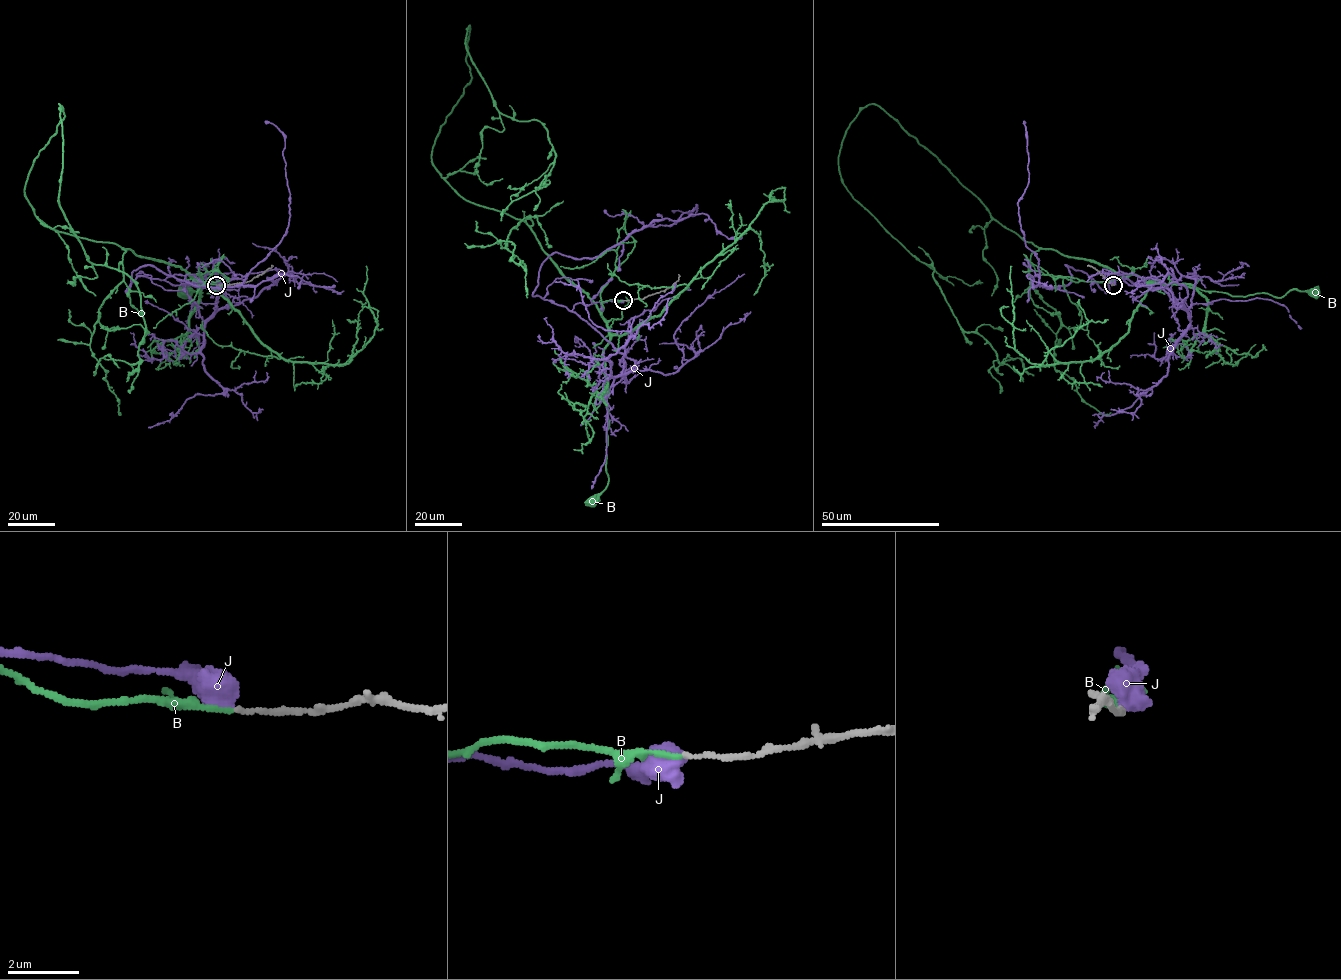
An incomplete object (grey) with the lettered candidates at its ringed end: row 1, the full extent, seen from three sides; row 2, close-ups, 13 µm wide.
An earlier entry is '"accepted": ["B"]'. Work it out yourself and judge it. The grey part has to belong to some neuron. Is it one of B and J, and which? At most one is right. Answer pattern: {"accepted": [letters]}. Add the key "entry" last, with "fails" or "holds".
{"accepted": ["B"], "entry": "holds"}

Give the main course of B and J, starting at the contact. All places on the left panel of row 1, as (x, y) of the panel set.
B: (216, 284), (203, 284), (196, 275), (202, 282), (196, 284), (202, 296), (201, 289), (183, 292)
J: (216, 284), (138, 276), (125, 290), (147, 265), (237, 286), (279, 243), (285, 135), (265, 121)

